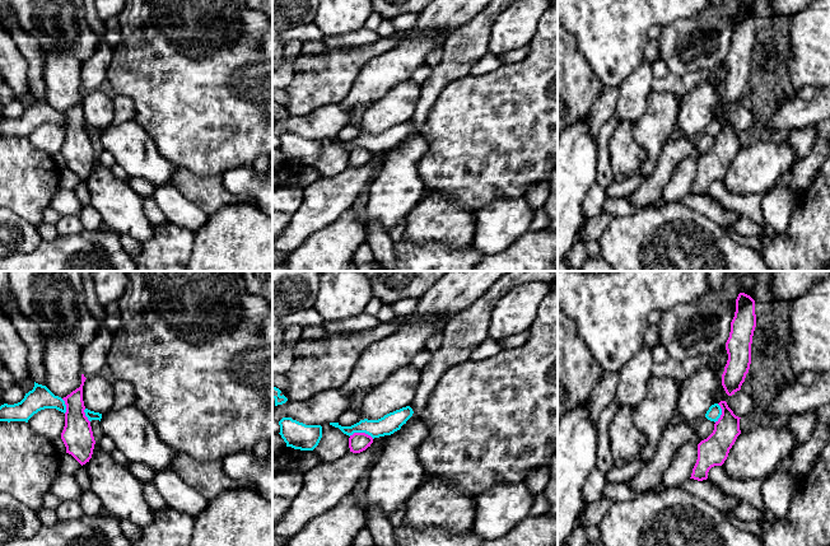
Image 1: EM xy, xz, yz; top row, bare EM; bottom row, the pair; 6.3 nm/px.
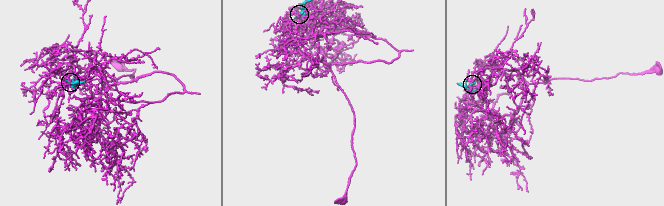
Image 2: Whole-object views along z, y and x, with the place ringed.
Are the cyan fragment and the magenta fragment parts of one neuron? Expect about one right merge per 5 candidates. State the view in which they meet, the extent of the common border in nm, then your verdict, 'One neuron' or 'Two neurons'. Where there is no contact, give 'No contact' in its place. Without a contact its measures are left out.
Touches cyan in xz. Shared border 160 nm. Two neurons

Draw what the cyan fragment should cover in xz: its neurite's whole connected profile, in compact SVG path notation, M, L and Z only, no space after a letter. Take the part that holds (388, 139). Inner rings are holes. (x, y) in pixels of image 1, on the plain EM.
M410 121L402 122L393 127L384 130L378 135L360 135L351 141L341 141L339 137L330 137L330 140L339 143L344 149L353 150L354 148L365 148L373 154L391 150L400 145L404 139L412 131L414 126Z

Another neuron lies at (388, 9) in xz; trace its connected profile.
M370 0L373 11L384 19L393 19L404 13L420 14L433 0Z

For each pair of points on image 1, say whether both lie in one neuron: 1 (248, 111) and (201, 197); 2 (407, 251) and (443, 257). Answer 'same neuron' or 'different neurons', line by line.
1: different neurons
2: same neuron

